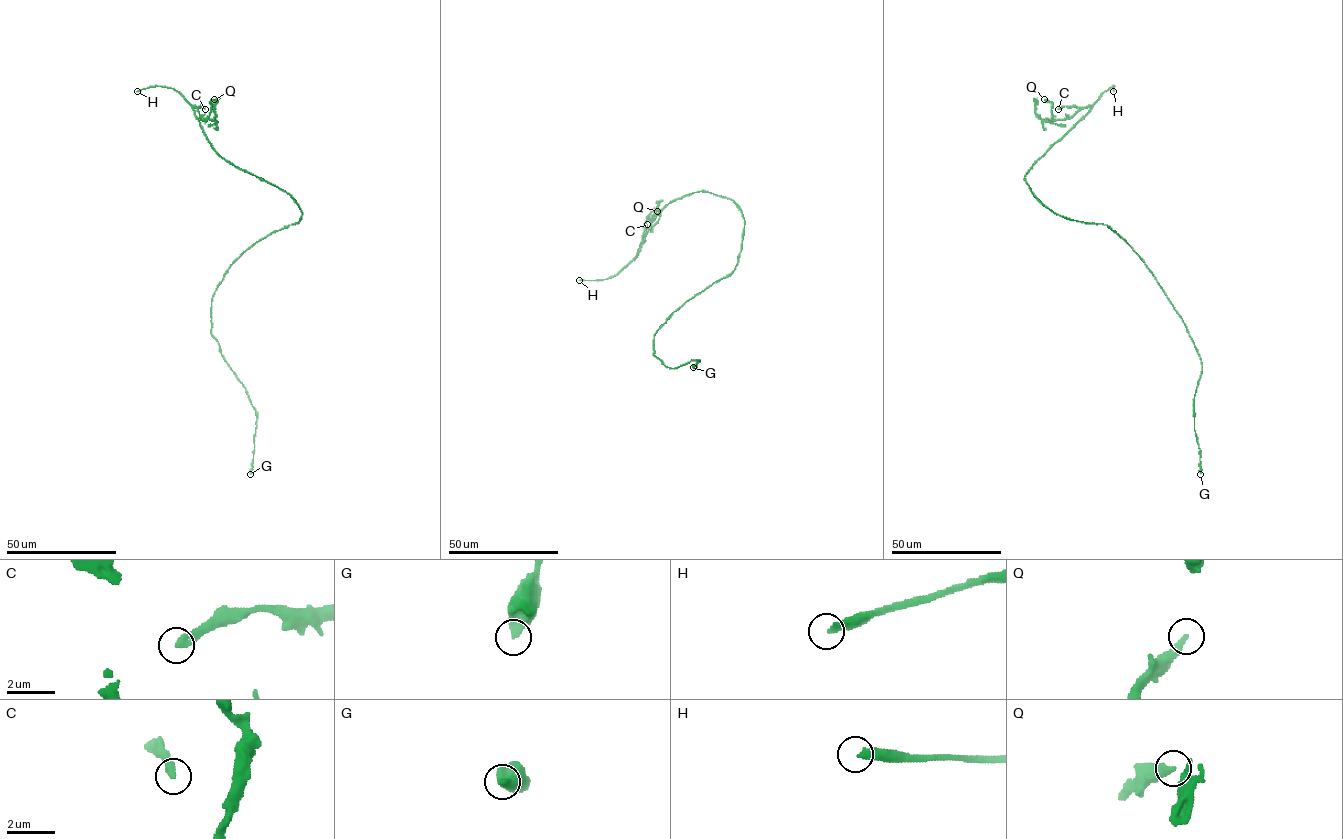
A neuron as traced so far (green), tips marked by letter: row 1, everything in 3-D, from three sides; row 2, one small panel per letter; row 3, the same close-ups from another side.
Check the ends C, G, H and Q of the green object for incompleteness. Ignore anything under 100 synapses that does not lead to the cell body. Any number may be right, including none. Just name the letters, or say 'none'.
H

